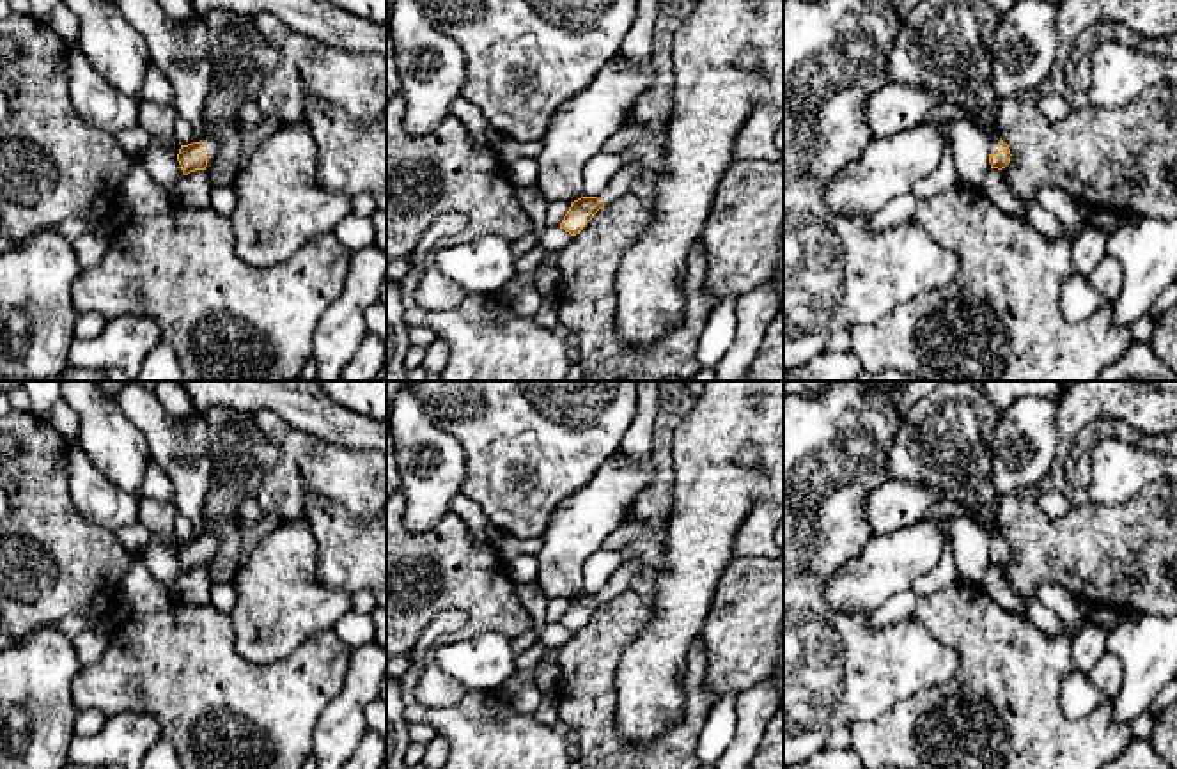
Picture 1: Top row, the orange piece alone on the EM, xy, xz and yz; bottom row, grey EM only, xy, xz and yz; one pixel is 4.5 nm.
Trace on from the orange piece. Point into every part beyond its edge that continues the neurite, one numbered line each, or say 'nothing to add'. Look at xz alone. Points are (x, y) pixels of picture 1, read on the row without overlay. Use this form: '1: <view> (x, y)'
1: xz (621, 580)

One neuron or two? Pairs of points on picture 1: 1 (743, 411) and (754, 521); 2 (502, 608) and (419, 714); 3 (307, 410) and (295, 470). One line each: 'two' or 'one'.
1: two
2: two
3: two

